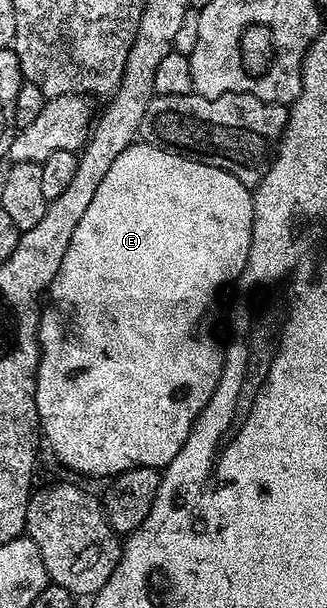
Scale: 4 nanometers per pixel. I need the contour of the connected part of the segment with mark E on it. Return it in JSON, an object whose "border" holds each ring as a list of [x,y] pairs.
{"border":[[[144,141],[124,148],[116,156],[112,168],[100,180],[92,204],[84,211],[72,240],[68,240],[68,252],[52,280],[48,297],[42,308],[42,319],[38,325],[38,373],[34,379],[34,395],[40,419],[40,430],[50,441],[50,450],[70,470],[83,474],[86,478],[109,480],[115,474],[123,474],[137,466],[164,468],[180,452],[188,432],[200,412],[212,400],[216,384],[222,375],[223,347],[214,339],[214,322],[210,319],[210,305],[225,282],[241,279],[248,264],[248,252],[252,244],[252,224],[254,223],[254,196],[251,187],[245,186],[239,178],[212,168],[203,162],[173,154],[150,146]]]}

